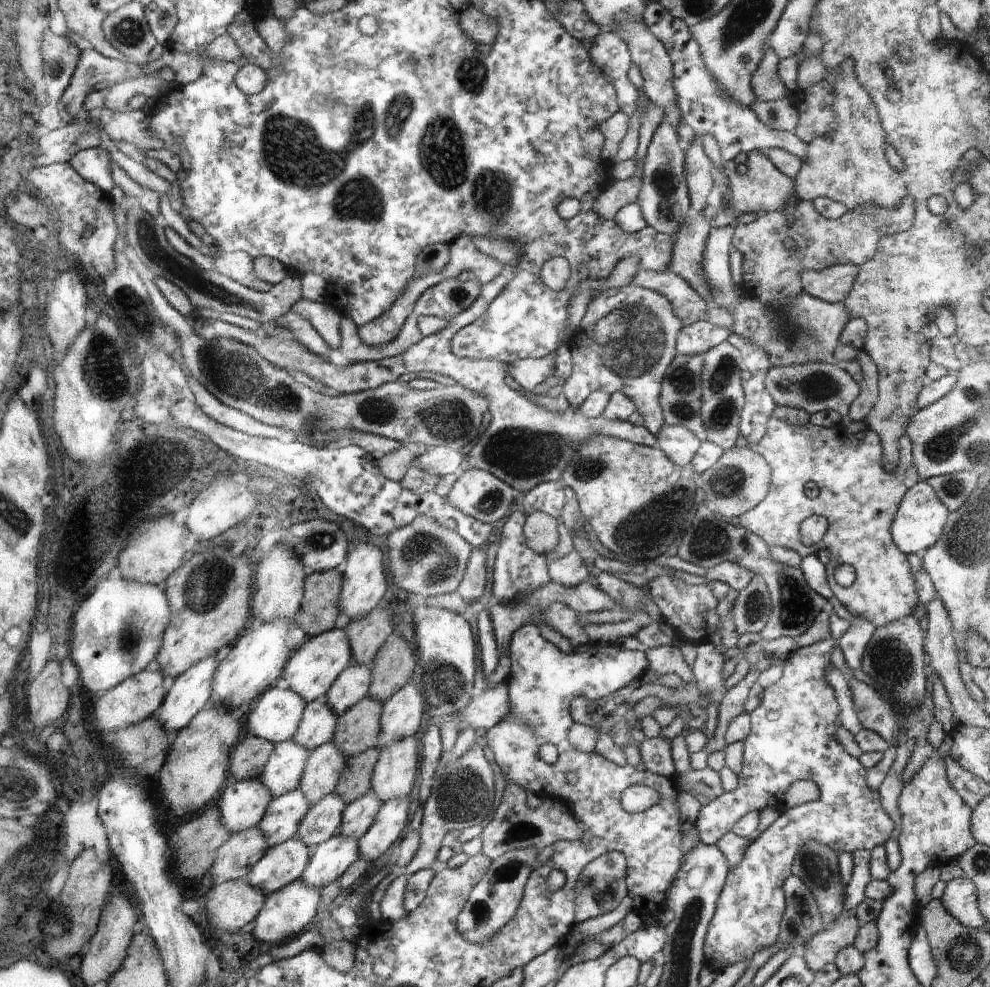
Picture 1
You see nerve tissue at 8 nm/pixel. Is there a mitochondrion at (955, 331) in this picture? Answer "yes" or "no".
no

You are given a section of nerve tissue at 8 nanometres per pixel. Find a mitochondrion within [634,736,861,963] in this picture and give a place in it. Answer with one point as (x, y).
(819, 870)

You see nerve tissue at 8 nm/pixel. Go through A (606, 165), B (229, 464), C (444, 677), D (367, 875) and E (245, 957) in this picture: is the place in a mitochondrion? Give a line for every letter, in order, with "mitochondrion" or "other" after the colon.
A: other
B: other
C: mitochondrion
D: other
E: other

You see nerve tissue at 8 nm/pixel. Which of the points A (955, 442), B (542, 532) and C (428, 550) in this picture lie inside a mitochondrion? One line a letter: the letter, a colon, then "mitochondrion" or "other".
A: mitochondrion
B: other
C: mitochondrion

